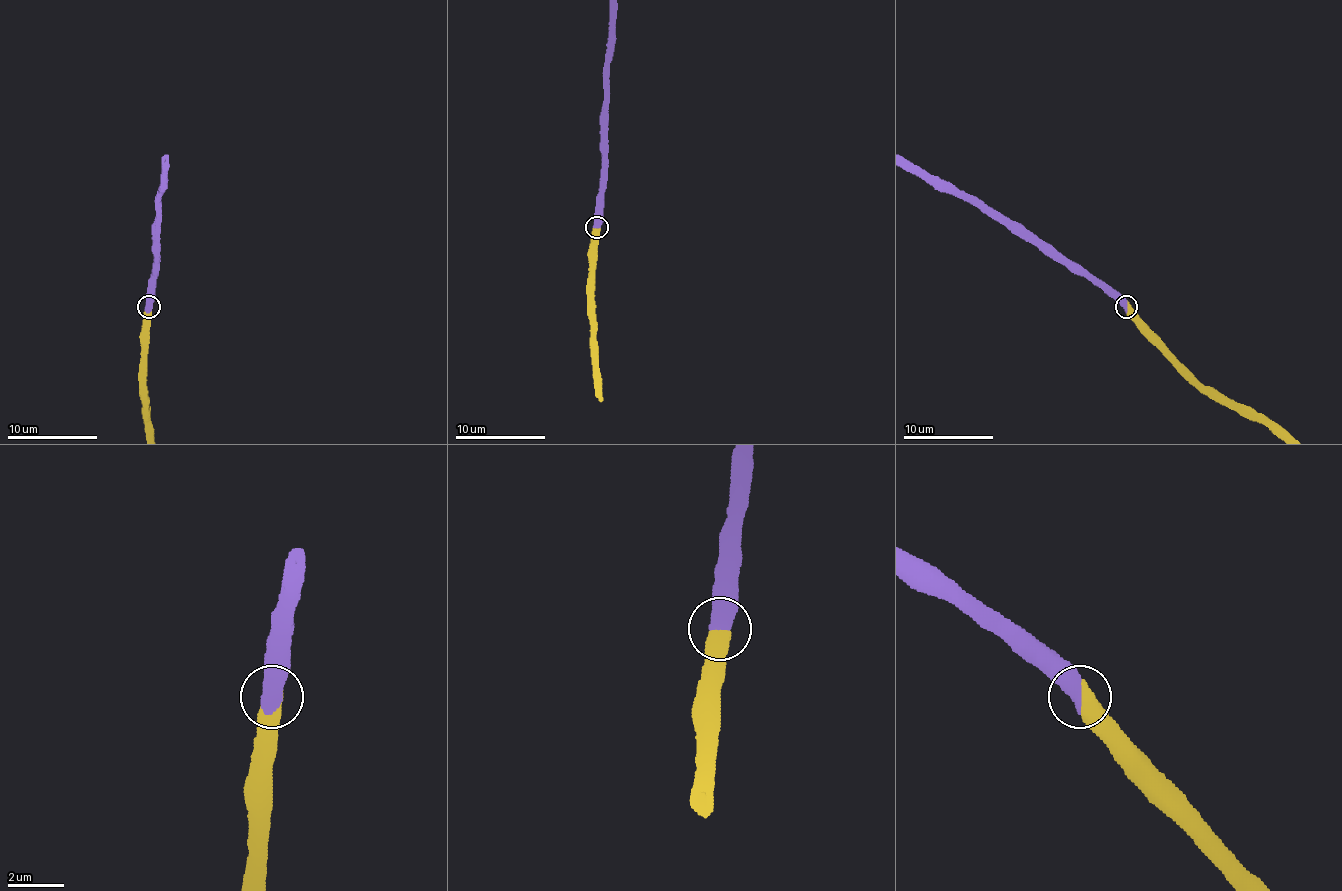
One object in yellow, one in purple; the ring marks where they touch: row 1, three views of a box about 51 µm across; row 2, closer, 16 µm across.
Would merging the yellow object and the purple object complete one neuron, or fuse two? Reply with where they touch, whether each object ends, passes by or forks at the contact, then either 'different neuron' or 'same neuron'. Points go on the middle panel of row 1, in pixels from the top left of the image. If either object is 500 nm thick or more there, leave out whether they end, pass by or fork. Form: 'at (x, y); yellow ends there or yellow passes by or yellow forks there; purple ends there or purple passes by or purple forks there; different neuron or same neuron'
at (596, 227); same neuron

